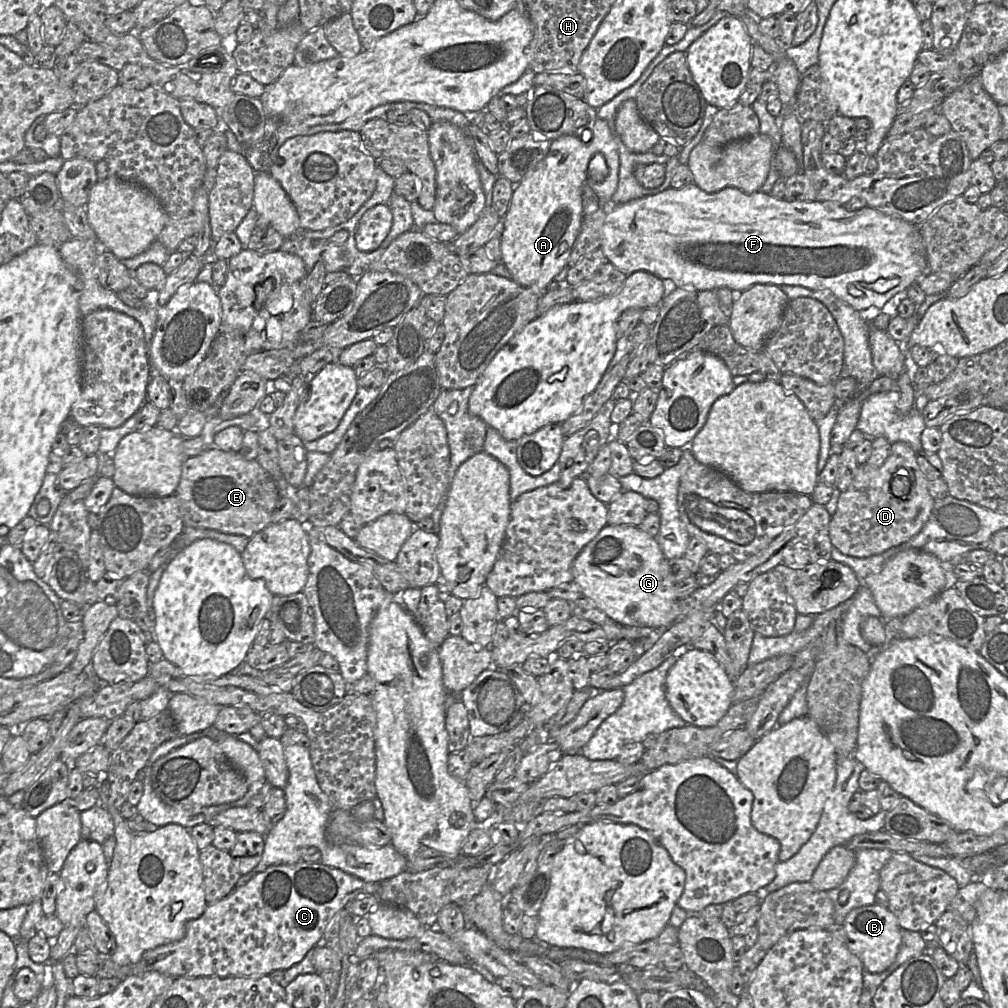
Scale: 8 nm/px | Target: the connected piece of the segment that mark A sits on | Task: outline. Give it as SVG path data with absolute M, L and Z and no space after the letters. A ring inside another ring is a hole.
M597 118L592 138L583 142L577 135L564 135L552 140L546 157L523 180L515 184L509 208L503 217L501 262L518 284L543 294L556 275L567 265L569 255L581 229L583 190L589 186L602 203L611 200L619 180L619 153L606 120Z

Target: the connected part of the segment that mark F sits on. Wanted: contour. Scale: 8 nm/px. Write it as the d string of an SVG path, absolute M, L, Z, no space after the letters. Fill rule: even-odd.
M694 183L680 189L668 188L658 194L637 198L624 204L617 204L605 218L602 228L601 249L608 261L627 276L635 271L648 271L661 279L670 279L677 287L685 289L714 290L727 287L743 291L754 284L799 285L811 290L830 290L836 297L848 303L855 310L864 312L869 307L882 309L897 293L906 291L928 271L928 262L920 226L897 217L883 214L865 206L856 211L848 211L842 205L830 201L788 201L777 199L761 190L746 193L735 187L726 187L714 193L707 193Z

